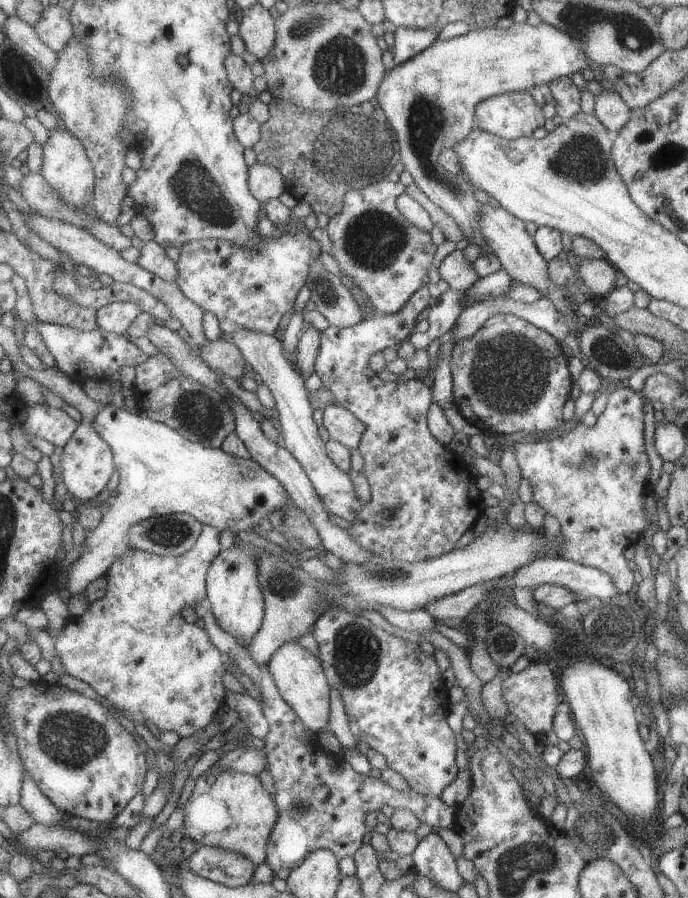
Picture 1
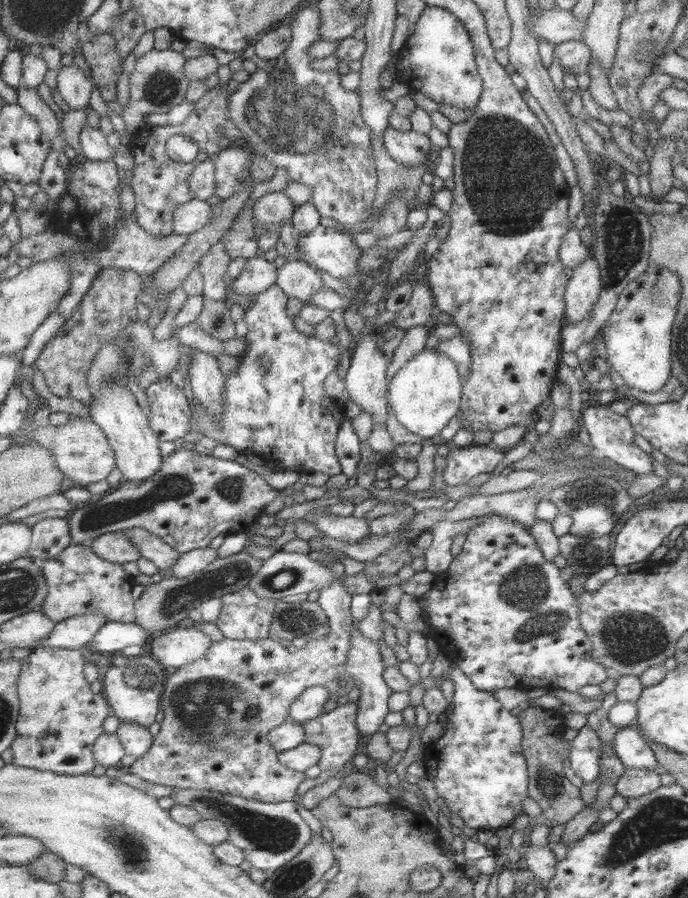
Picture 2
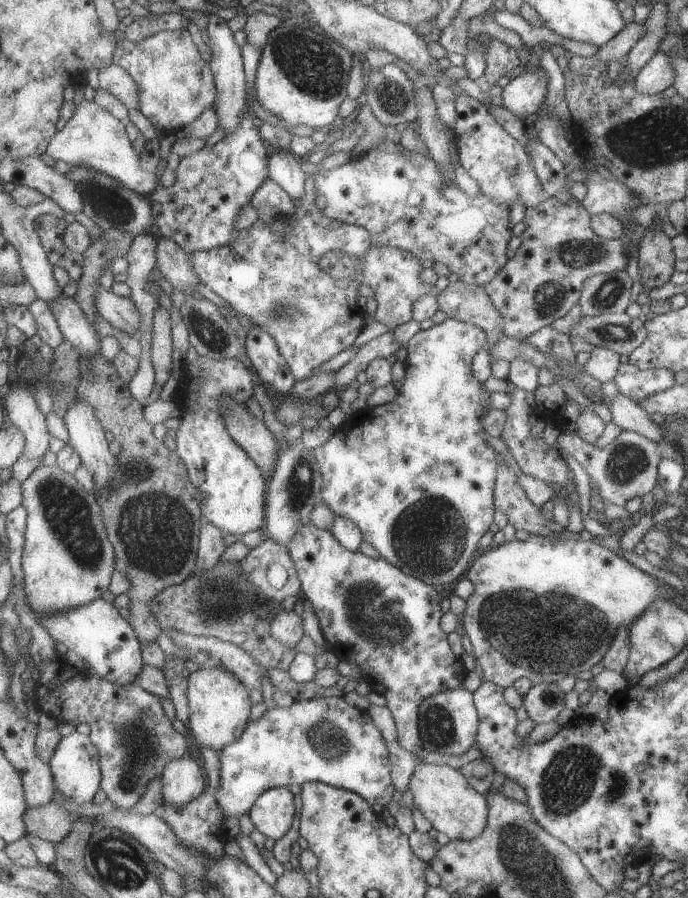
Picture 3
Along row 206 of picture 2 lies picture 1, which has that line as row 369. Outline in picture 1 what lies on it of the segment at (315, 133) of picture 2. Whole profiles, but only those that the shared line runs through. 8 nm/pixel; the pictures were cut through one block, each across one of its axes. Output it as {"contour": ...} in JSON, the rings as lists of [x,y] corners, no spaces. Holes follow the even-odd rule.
{"contour":[[[425,285],[409,299],[409,302],[401,311],[396,312],[395,314],[385,315],[376,313],[374,316],[367,316],[365,320],[352,327],[339,328],[330,326],[322,332],[322,347],[316,362],[316,372],[321,378],[324,388],[332,390],[338,398],[338,404],[348,408],[355,416],[357,416],[357,418],[360,418],[362,423],[366,426],[366,431],[360,442],[359,449],[365,459],[362,472],[372,486],[372,495],[370,496],[371,502],[367,502],[363,514],[358,516],[359,524],[363,524],[363,530],[359,530],[357,540],[361,540],[361,544],[365,544],[369,550],[377,552],[377,557],[381,562],[405,561],[416,563],[427,559],[442,557],[444,554],[454,551],[455,548],[457,548],[457,542],[461,540],[461,536],[463,536],[467,530],[475,528],[475,524],[481,517],[481,512],[483,512],[483,509],[486,506],[484,500],[485,495],[477,488],[477,477],[471,472],[471,465],[468,465],[467,462],[465,462],[461,454],[458,455],[454,451],[451,451],[447,445],[441,444],[441,442],[431,434],[431,430],[429,430],[427,416],[429,416],[429,408],[431,408],[431,404],[434,402],[432,388],[429,388],[427,384],[423,384],[423,382],[417,378],[411,379],[409,382],[401,382],[398,384],[396,381],[384,382],[377,376],[373,367],[370,365],[370,358],[375,353],[383,352],[387,347],[398,347],[412,337],[412,334],[416,332],[415,326],[417,326],[417,323],[419,322],[419,314],[429,306],[429,302],[431,302],[429,285]]]}

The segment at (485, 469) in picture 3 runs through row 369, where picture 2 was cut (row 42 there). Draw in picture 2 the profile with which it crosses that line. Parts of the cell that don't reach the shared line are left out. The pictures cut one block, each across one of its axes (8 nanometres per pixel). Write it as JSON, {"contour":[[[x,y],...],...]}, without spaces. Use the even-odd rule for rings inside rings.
{"contour":[[[428,6],[421,14],[415,32],[407,39],[407,44],[399,54],[399,80],[405,80],[413,91],[420,91],[431,100],[439,104],[449,104],[471,113],[480,102],[484,81],[480,76],[477,65],[476,45],[472,39],[472,33],[465,28],[462,20],[459,20],[448,8],[441,6]]]}

